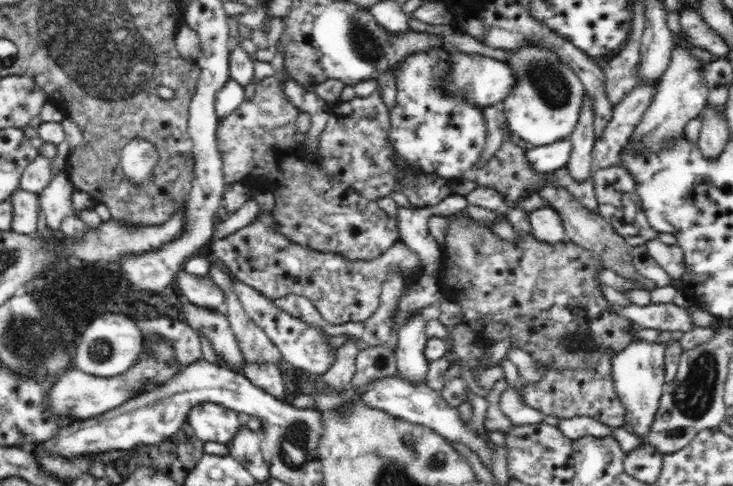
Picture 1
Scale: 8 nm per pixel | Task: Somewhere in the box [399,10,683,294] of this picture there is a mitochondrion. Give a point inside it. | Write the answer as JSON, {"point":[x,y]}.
{"point":[548,80]}

